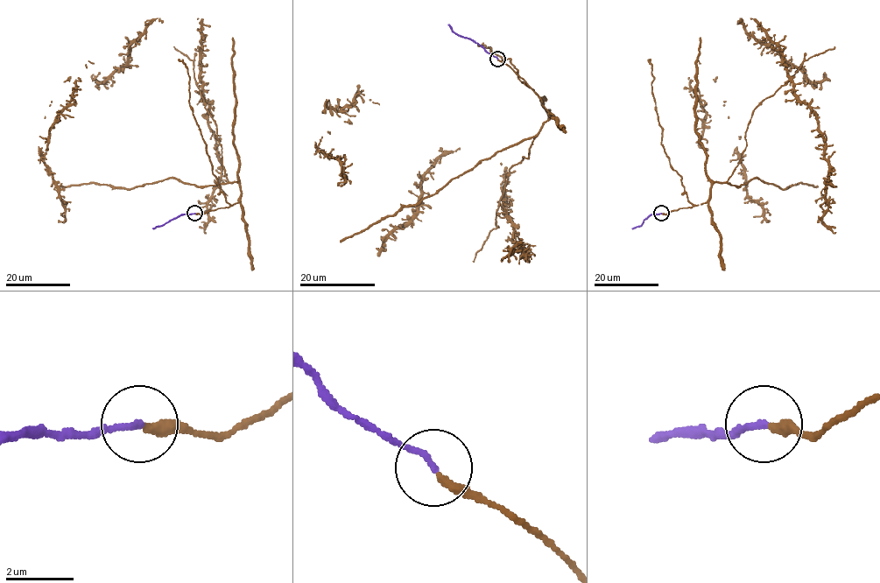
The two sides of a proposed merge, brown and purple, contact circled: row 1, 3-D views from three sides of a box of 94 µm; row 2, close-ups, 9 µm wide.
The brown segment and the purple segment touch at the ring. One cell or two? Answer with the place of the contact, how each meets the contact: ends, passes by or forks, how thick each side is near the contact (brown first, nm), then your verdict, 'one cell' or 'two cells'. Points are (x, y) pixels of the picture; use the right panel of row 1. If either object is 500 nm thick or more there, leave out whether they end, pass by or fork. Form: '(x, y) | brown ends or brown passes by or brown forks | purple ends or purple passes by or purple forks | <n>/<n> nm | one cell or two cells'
(661, 213) | brown ends | purple ends | 300/170 nm | one cell

